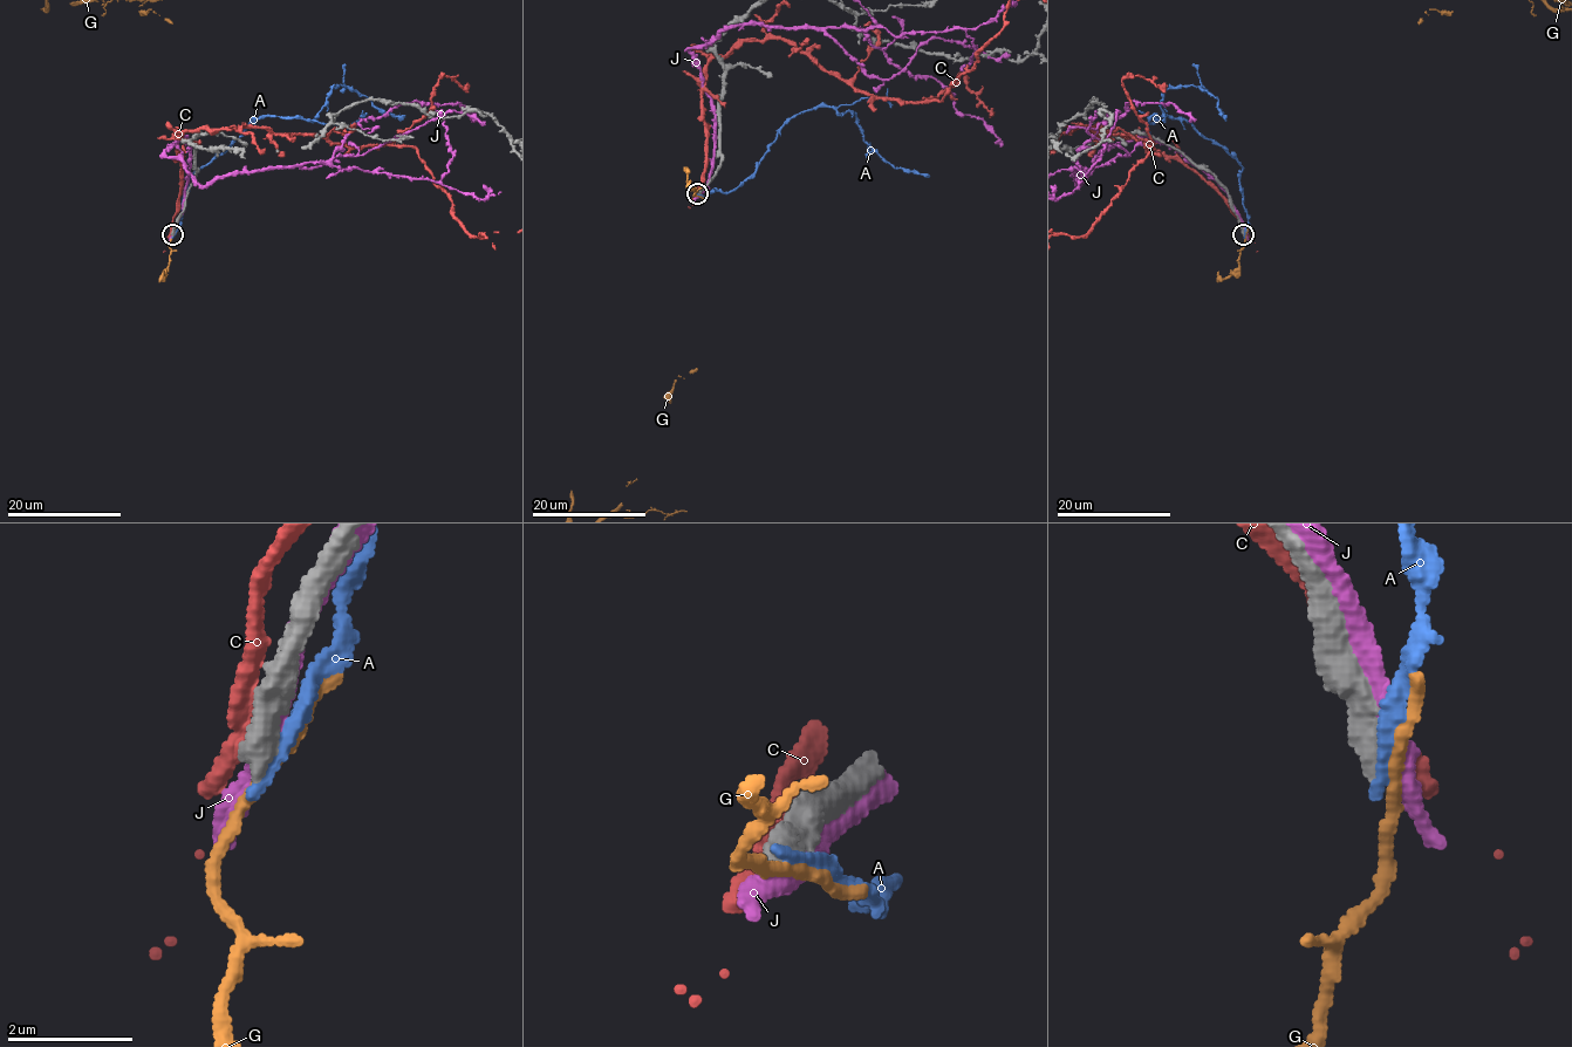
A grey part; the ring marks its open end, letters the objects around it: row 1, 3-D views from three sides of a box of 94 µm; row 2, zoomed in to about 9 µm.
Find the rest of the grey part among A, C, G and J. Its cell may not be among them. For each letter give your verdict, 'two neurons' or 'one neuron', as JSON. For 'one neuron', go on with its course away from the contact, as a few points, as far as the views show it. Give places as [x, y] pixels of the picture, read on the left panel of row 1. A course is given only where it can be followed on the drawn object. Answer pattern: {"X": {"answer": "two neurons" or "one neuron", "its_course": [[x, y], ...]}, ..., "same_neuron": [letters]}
{"A": {"answer": "two neurons"}, "C": {"answer": "two neurons"}, "G": {"answer": "two neurons"}, "J": {"answer": "two neurons"}, "same_neuron": []}

